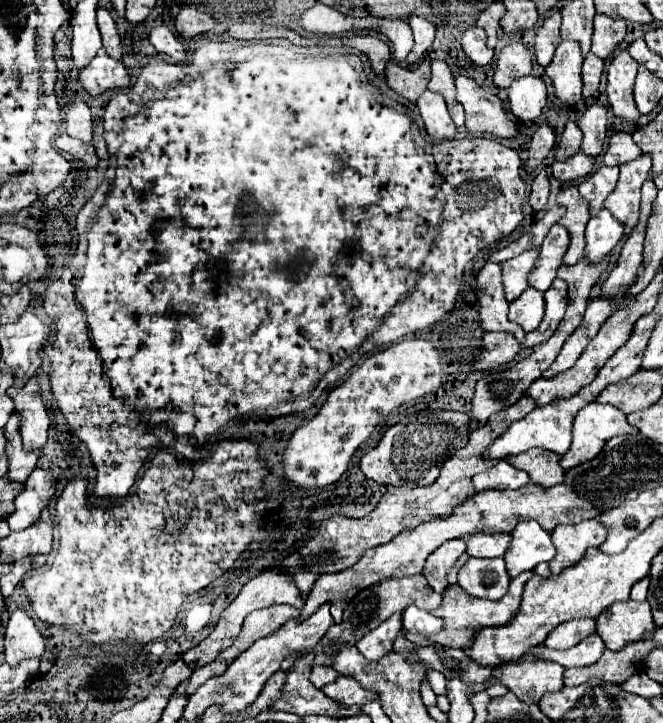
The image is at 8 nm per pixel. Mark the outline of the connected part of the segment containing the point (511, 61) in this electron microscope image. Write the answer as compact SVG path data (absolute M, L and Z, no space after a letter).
M520 42L508 44L502 48L502 52L496 58L494 84L498 88L508 88L512 80L526 76L530 72L532 72L532 56L528 48Z

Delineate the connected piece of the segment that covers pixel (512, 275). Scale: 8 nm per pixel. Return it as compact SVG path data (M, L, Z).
M528 250L528 252L500 264L502 266L504 292L506 292L506 298L510 302L516 300L528 288L528 276L534 270L536 260L538 260L538 250Z

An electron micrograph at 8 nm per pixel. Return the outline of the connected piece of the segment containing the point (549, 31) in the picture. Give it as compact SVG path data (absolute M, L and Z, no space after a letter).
M554 10L548 18L544 18L542 26L536 32L536 60L540 66L548 66L552 62L552 56L556 52L556 46L560 44L560 12Z

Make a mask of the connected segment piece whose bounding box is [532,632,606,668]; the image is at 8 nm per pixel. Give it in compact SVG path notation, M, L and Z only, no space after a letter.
M594 632L588 638L584 638L584 642L578 642L572 648L566 648L566 650L534 648L532 654L542 660L554 660L554 662L562 664L564 668L578 668L578 666L590 666L590 664L598 662L598 658L604 650L606 650L606 646L604 646L602 638Z

